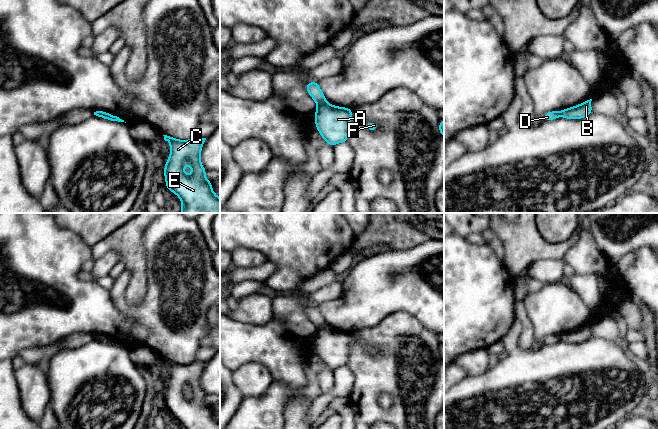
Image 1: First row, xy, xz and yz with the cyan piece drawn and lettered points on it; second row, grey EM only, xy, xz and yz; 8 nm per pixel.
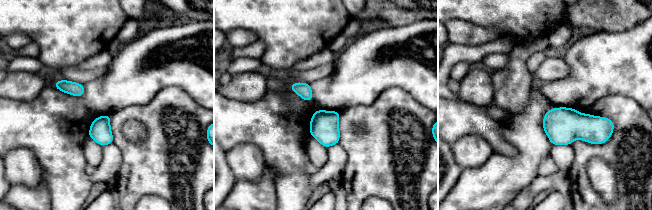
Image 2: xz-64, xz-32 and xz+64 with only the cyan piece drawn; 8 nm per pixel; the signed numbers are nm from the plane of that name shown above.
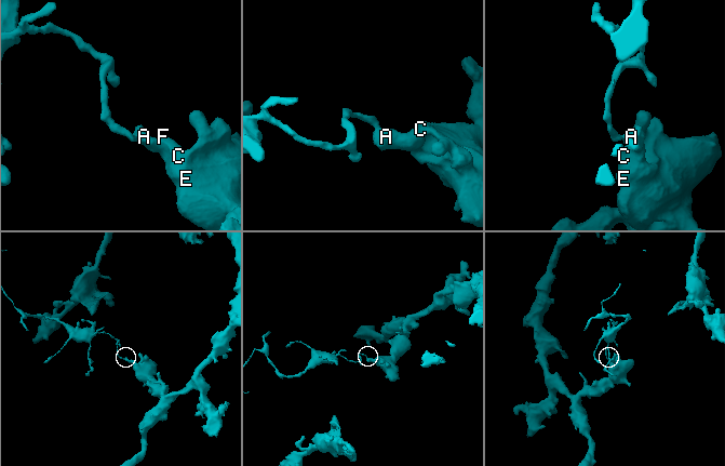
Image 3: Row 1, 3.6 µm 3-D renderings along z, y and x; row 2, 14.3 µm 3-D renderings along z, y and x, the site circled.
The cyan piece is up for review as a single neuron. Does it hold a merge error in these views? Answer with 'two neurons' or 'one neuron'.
two neurons

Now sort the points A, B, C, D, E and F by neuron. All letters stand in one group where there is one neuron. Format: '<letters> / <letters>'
A B C E F / D

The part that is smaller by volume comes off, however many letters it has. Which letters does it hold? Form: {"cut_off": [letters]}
{"cut_off": ["D"]}

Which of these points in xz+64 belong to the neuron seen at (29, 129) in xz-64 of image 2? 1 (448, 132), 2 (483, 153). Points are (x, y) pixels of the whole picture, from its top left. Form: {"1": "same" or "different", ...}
{"1": "same", "2": "different"}

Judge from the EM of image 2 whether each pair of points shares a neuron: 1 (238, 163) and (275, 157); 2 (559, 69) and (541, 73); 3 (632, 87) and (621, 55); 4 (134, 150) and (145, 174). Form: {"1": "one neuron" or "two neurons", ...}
{"1": "two neurons", "2": "one neuron", "3": "one neuron", "4": "one neuron"}

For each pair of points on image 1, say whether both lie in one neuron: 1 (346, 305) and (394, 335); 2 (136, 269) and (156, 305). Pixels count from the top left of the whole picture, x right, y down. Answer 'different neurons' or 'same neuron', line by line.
1: different neurons
2: different neurons

